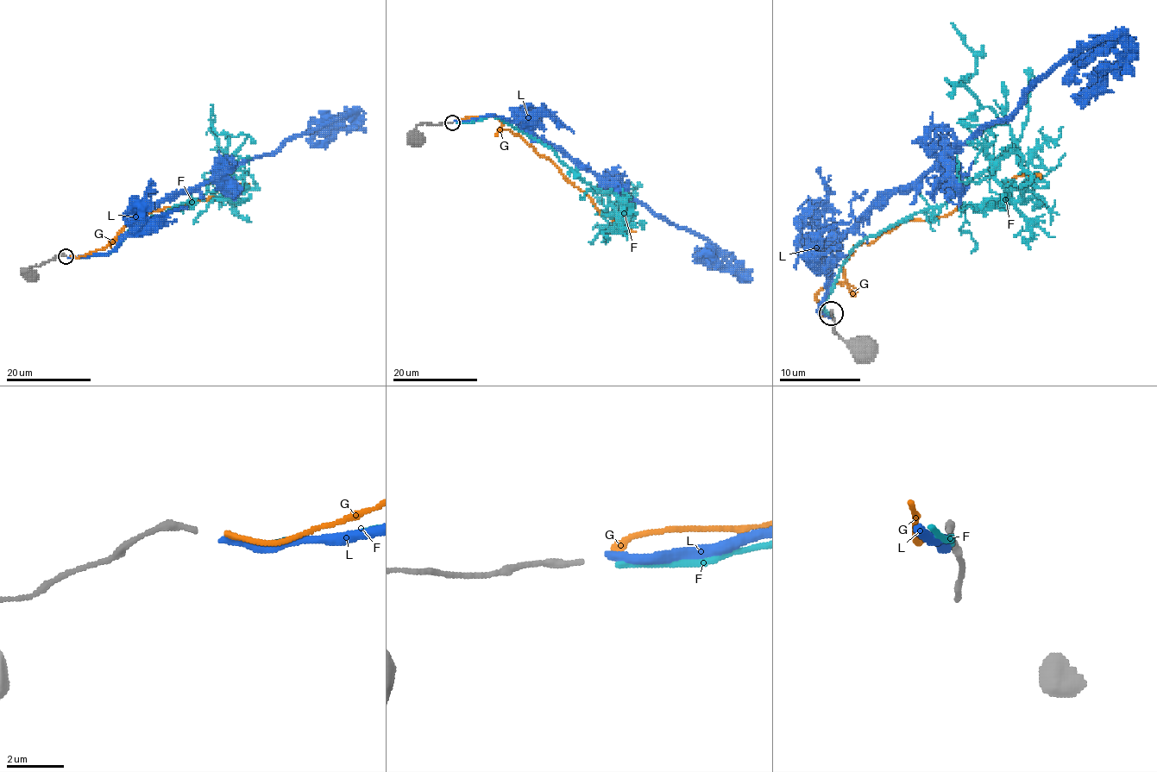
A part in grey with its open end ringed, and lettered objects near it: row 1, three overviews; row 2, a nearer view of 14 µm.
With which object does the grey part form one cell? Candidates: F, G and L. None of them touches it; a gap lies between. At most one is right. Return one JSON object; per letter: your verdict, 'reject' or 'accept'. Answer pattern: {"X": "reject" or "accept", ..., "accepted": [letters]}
{"F": "accept", "G": "reject", "L": "reject", "accepted": ["F"]}

